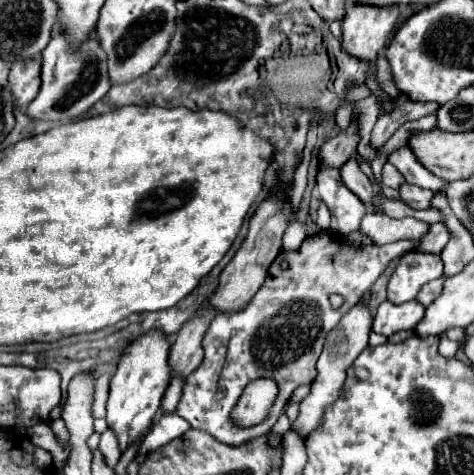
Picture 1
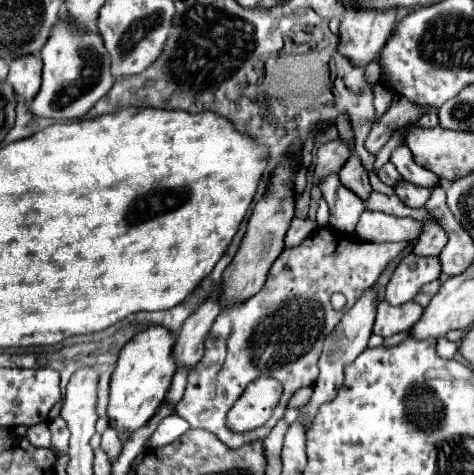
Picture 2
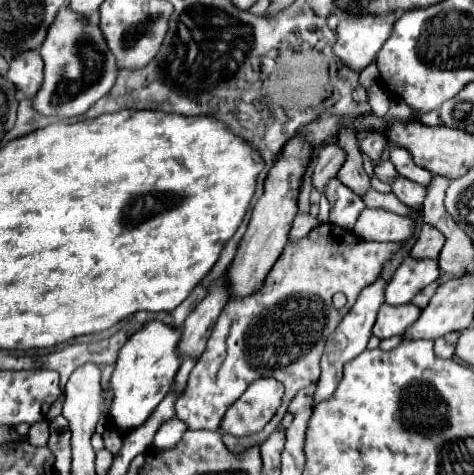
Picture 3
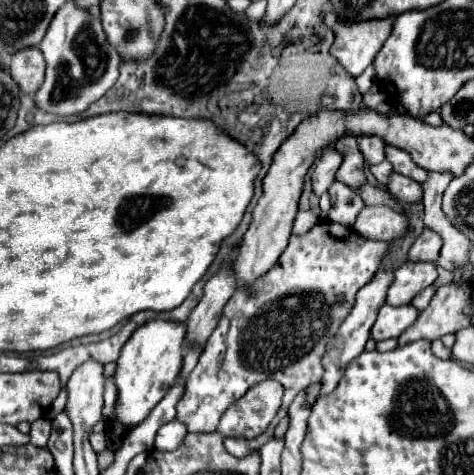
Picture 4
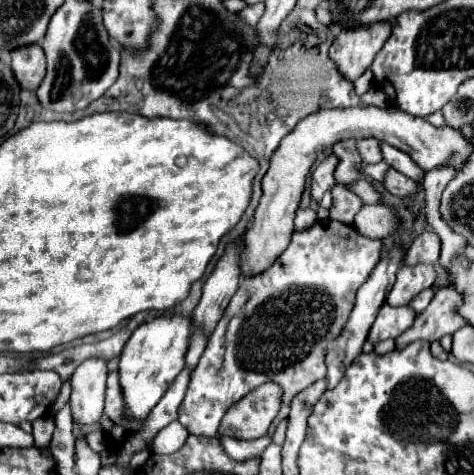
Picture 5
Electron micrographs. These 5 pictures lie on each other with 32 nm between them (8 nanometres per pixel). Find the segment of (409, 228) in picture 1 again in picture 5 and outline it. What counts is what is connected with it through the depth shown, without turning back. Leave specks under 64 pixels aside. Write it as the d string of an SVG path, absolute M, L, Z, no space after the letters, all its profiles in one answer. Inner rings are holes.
M364 204L362 210L356 214L354 226L360 234L368 238L384 238L396 230L398 218L392 210L386 210L386 206L382 204Z

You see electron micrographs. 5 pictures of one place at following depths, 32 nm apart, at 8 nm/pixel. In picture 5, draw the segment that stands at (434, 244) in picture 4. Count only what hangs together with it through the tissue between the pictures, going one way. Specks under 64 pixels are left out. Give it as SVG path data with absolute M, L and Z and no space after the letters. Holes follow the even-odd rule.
M426 230L412 242L412 246L406 254L408 254L408 258L404 256L406 266L436 264L438 256L440 256L440 238L434 232Z

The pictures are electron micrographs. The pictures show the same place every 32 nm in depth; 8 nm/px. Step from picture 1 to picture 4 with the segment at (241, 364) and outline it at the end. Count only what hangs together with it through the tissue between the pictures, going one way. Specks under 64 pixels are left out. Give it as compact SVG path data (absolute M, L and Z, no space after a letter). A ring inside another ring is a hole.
M330 220L318 222L302 236L292 234L278 262L264 276L234 292L196 368L190 372L184 398L178 402L178 420L188 432L216 432L230 404L242 398L254 384L272 378L284 386L284 398L268 430L252 440L224 438L226 452L236 458L260 452L272 438L276 424L288 414L294 396L322 380L326 340L338 332L352 310L356 292L374 276L386 250L386 242L368 240L352 232L352 228L332 224ZM338 296L344 296L344 300L338 302Z

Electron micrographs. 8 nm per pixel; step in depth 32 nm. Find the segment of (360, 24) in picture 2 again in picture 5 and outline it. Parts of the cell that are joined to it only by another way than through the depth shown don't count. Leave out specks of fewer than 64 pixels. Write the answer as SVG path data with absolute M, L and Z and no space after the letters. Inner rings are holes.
M378 22L354 30L342 30L338 34L334 44L330 46L328 56L348 82L356 82L368 70L374 56L388 40L390 28L390 22Z

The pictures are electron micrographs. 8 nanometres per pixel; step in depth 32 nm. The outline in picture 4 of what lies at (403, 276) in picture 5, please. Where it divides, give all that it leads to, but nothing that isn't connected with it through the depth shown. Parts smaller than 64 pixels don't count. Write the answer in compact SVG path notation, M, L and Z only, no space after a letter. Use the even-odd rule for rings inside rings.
M404 262L398 270L396 270L396 280L392 282L392 286L388 288L388 296L386 302L392 306L402 306L402 304L410 304L410 300L424 290L426 286L434 284L438 272L434 264L428 262Z

